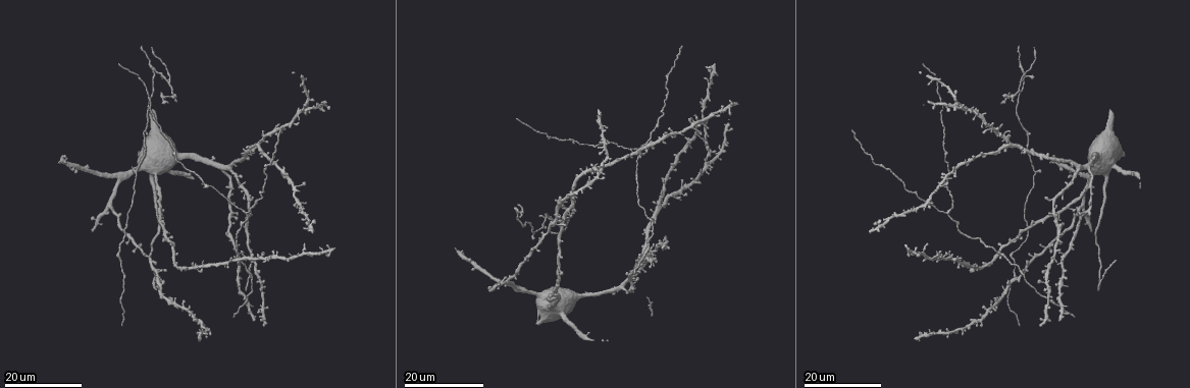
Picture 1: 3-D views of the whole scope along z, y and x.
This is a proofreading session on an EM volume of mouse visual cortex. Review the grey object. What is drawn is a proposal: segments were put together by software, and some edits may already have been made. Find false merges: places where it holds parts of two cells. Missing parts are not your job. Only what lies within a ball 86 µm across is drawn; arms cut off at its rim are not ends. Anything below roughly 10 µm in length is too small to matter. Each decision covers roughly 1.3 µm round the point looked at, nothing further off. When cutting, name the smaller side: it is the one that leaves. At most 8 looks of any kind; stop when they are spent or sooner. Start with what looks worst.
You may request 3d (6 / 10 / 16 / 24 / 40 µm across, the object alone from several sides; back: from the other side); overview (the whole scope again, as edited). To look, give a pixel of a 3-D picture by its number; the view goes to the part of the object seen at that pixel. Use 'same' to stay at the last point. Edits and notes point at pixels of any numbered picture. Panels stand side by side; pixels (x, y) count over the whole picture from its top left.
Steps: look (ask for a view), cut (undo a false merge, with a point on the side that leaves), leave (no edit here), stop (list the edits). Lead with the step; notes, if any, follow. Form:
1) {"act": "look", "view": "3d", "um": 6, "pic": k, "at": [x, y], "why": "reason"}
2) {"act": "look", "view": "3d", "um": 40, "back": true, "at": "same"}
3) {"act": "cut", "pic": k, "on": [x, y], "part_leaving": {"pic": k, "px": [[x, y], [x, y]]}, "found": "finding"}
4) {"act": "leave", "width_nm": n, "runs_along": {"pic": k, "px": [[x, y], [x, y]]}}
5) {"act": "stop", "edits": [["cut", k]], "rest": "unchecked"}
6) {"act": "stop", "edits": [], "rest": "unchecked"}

{"act": "look", "view": "3d", "um": 16, "pic": 1, "at": [245, 212], "why": "arms part here"}

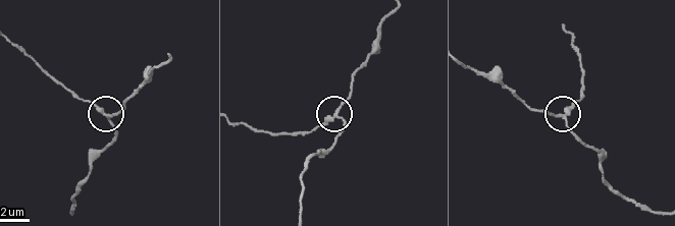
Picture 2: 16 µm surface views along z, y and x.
{"act": "look", "view": "3d", "um": 6, "pic": 2, "at": [109, 116]}

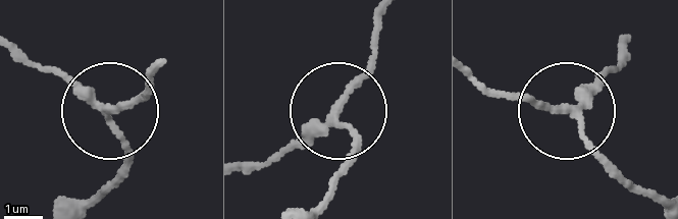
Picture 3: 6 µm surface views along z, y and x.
{"act": "leave", "arms": 3, "runs_along": {"pic": 3, "px": [[91, 208], [120, 159], [110, 114], [146, 91]]}, "found": "all the same cell"}

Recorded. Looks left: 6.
{"act": "look", "view": "3d", "um": 16, "pic": 1, "at": [1060, 301], "why": "three arms meet"}

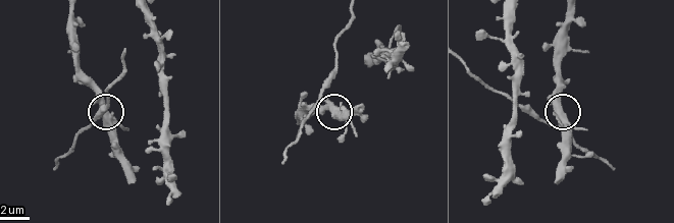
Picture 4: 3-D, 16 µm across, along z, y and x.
{"act": "look", "view": "3d", "um": 6, "pic": 4, "at": [330, 109]}

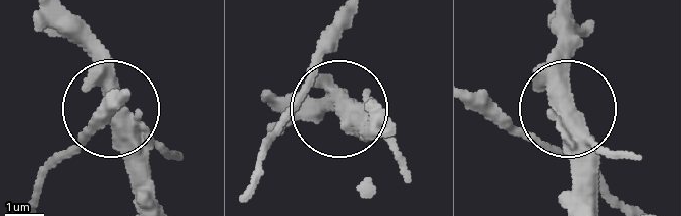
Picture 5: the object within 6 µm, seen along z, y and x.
{"act": "look", "view": "3d", "um": 6, "back": true, "pic": 5, "at": [342, 105]}

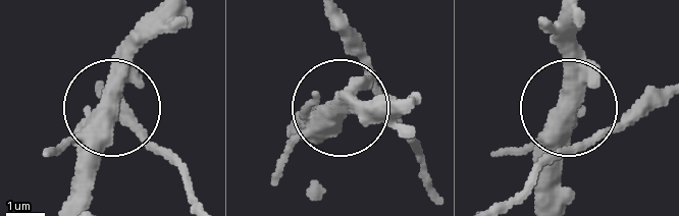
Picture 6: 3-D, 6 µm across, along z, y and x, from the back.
{"act": "leave", "runs_along": {"pic": 6, "px": [[169, 15], [131, 63], [114, 112], [144, 131], [134, 122]]}, "found": "continuous, no second cell"}

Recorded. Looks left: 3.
{"act": "look", "view": "3d", "um": 24, "pic": 1, "at": [624, 285]}

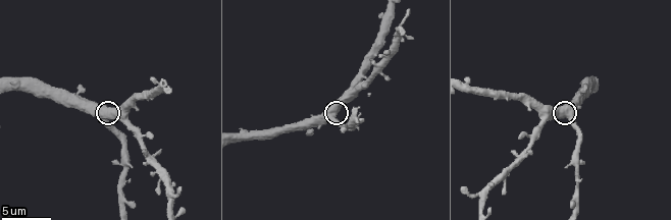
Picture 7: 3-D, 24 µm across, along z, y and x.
{"act": "look", "view": "3d", "um": 10, "pic": 7, "at": [331, 116]}

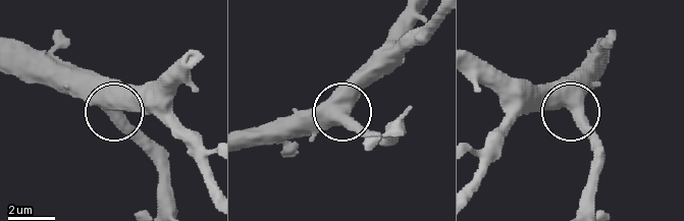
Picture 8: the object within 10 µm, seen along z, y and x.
{"act": "leave", "found": "continuous, no second cell"}

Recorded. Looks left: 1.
{"act": "stop", "edits": [], "rest": "unchecked"}

